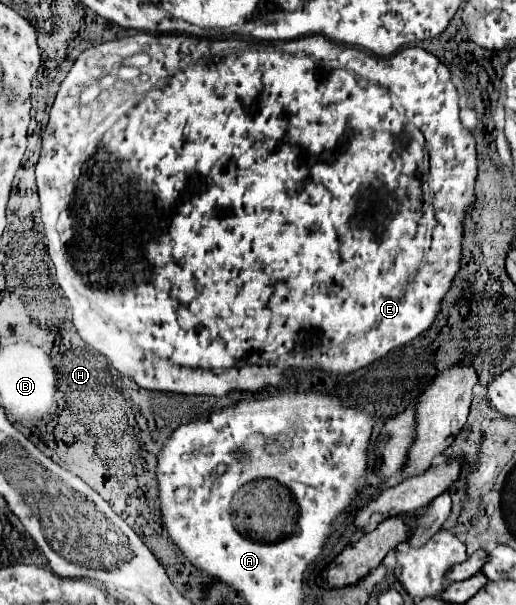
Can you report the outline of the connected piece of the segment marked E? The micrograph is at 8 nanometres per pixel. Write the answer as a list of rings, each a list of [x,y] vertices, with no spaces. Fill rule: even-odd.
[[[137,32],[137,33],[138,33],[138,34],[135,34],[135,35],[128,35],[128,36],[126,36],[126,37],[123,37],[123,38],[120,38],[120,39],[116,39],[116,40],[113,40],[113,41],[109,41],[109,42],[105,42],[105,43],[102,43],[102,44],[99,44],[99,45],[96,45],[96,46],[92,46],[92,47],[90,47],[90,48],[88,48],[88,49],[86,49],[86,50],[85,50],[85,51],[84,51],[84,52],[82,52],[82,53],[81,53],[81,54],[80,54],[80,55],[79,55],[79,56],[78,56],[78,58],[77,58],[77,60],[76,60],[76,61],[75,61],[75,62],[74,62],[74,64],[73,64],[73,67],[72,67],[72,68],[71,68],[71,70],[70,70],[70,72],[69,72],[69,73],[68,73],[68,75],[67,75],[67,76],[66,76],[66,78],[65,78],[65,79],[64,79],[64,80],[63,80],[63,82],[62,82],[62,83],[61,83],[61,85],[60,85],[60,89],[59,89],[59,91],[58,91],[58,93],[57,93],[57,95],[56,95],[56,98],[55,98],[55,101],[54,101],[54,103],[53,103],[53,105],[52,105],[52,108],[51,108],[51,110],[50,110],[50,115],[49,115],[49,121],[48,121],[48,126],[46,126],[46,128],[45,128],[45,130],[44,130],[44,134],[42,134],[42,152],[40,152],[40,160],[38,160],[38,164],[36,164],[36,167],[35,167],[35,179],[36,179],[36,184],[38,184],[38,196],[40,196],[40,212],[42,212],[42,222],[44,222],[44,238],[46,238],[46,248],[48,248],[48,254],[50,254],[50,258],[52,258],[52,262],[54,262],[54,266],[56,266],[56,278],[58,278],[58,284],[60,284],[60,288],[62,288],[62,290],[64,290],[64,294],[66,294],[66,298],[68,298],[68,300],[70,300],[70,304],[72,304],[72,314],[74,314],[74,328],[76,328],[76,330],[78,330],[78,334],[80,334],[80,338],[82,338],[82,340],[84,340],[84,342],[86,342],[86,344],[88,344],[88,346],[92,346],[92,348],[94,348],[94,350],[98,350],[98,352],[100,352],[100,354],[104,354],[104,356],[106,356],[106,358],[108,358],[108,360],[110,360],[110,364],[112,364],[112,366],[114,366],[114,368],[116,368],[116,370],[118,370],[118,372],[120,372],[120,374],[126,374],[126,376],[128,376],[128,378],[132,378],[132,380],[134,380],[134,382],[136,382],[136,384],[138,384],[138,386],[140,386],[140,388],[146,388],[146,390],[158,390],[158,392],[176,392],[176,394],[204,394],[204,396],[226,396],[226,394],[230,394],[230,392],[234,392],[234,390],[240,390],[240,392],[260,392],[260,390],[262,390],[262,388],[266,388],[266,386],[274,386],[274,388],[278,388],[278,386],[284,386],[284,384],[286,384],[286,382],[288,382],[288,376],[286,376],[286,372],[288,372],[288,370],[290,370],[290,372],[292,372],[292,376],[294,376],[294,380],[310,380],[310,378],[312,378],[312,376],[314,376],[314,372],[316,372],[316,370],[322,370],[322,372],[326,372],[326,374],[330,374],[330,376],[340,376],[340,374],[350,374],[350,372],[356,372],[356,370],[360,370],[360,368],[364,368],[364,366],[368,366],[368,364],[372,364],[372,362],[374,362],[374,360],[378,360],[378,358],[382,358],[382,356],[384,356],[384,354],[388,354],[388,352],[390,352],[390,350],[394,350],[394,348],[398,348],[398,346],[404,346],[404,344],[406,344],[406,342],[410,342],[410,340],[414,340],[414,338],[416,338],[416,336],[420,336],[420,334],[422,334],[422,332],[424,332],[424,330],[428,330],[428,326],[430,326],[430,324],[432,324],[432,322],[434,322],[434,318],[436,318],[436,314],[438,314],[438,310],[440,310],[440,302],[442,302],[442,298],[444,298],[444,296],[446,296],[446,292],[448,292],[448,288],[450,288],[450,284],[452,284],[452,280],[454,280],[454,276],[456,276],[456,272],[458,272],[458,266],[460,266],[460,250],[462,250],[462,248],[460,248],[460,244],[462,244],[462,220],[464,220],[464,214],[466,214],[466,210],[468,210],[468,208],[470,208],[470,206],[472,206],[472,204],[474,204],[474,200],[476,200],[476,198],[474,198],[474,182],[476,182],[476,142],[474,142],[474,136],[472,136],[472,132],[470,132],[470,130],[468,130],[468,128],[464,128],[464,126],[462,126],[462,122],[460,122],[460,118],[458,118],[458,92],[456,92],[456,88],[454,88],[454,84],[452,84],[452,80],[450,80],[450,72],[448,72],[448,68],[446,68],[446,66],[444,66],[444,64],[442,64],[442,62],[440,62],[440,60],[438,60],[438,58],[436,58],[436,56],[434,56],[434,54],[430,54],[430,52],[426,52],[426,50],[422,50],[422,48],[402,48],[402,50],[400,50],[400,52],[396,52],[396,54],[392,54],[392,56],[384,56],[384,58],[380,58],[380,56],[376,56],[376,54],[370,54],[370,52],[364,52],[364,50],[358,50],[358,48],[350,48],[350,46],[340,46],[340,44],[336,44],[336,42],[332,42],[332,40],[328,40],[328,38],[324,38],[324,36],[318,36],[318,34],[314,34],[314,36],[304,36],[304,37],[302,37],[302,38],[298,38],[298,39],[296,39],[296,40],[288,40],[288,41],[279,41],[279,44],[278,44],[278,43],[273,43],[273,44],[271,44],[271,45],[267,45],[267,46],[266,46],[266,44],[262,44],[262,46],[260,46],[260,44],[254,44],[254,42],[246,42],[246,40],[200,40],[200,38],[194,38],[194,36],[186,36],[186,34],[149,34],[149,33],[148,33],[148,32]],[[137,77],[141,77],[141,79],[144,79],[144,80],[145,80],[145,81],[146,81],[146,83],[147,83],[147,84],[146,84],[146,85],[147,85],[147,86],[145,86],[145,87],[136,87],[136,86],[134,86],[134,87],[133,87],[133,79],[134,79],[134,78],[137,78]]]

